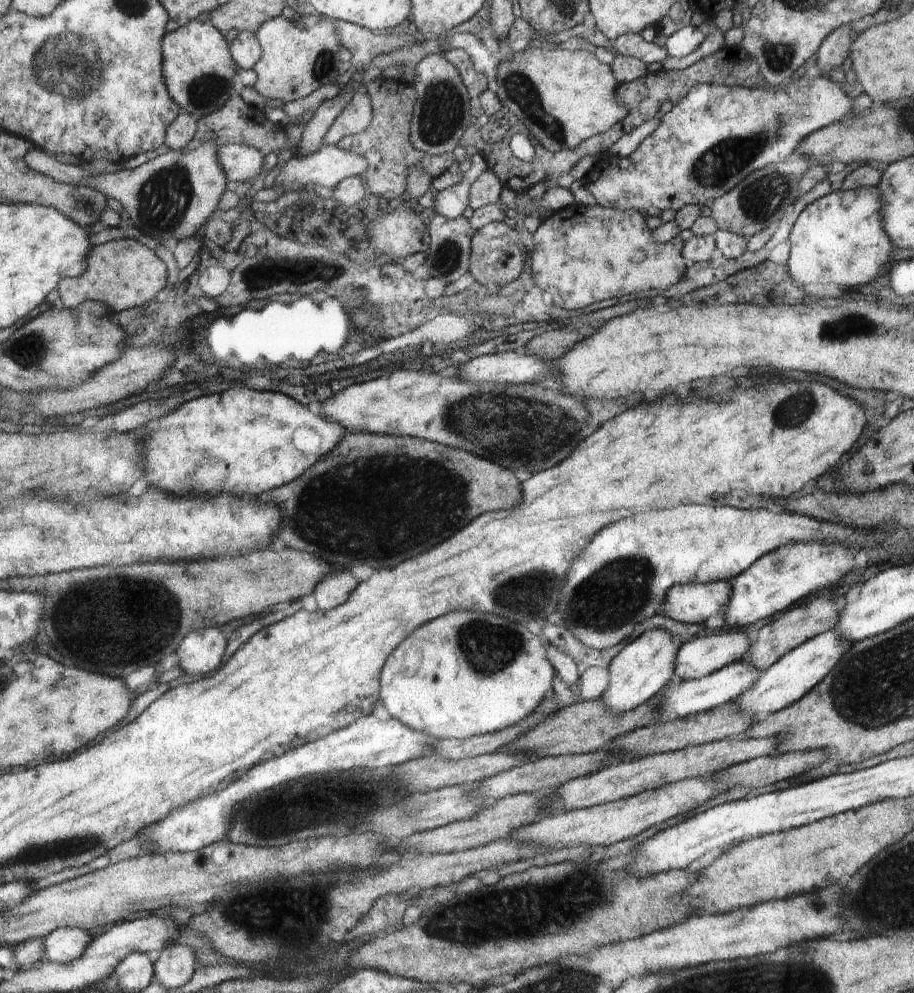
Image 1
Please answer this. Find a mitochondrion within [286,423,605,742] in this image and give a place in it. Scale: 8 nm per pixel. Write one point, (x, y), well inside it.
(506, 642)

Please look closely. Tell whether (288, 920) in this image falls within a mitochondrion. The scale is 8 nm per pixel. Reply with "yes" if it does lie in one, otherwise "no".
yes

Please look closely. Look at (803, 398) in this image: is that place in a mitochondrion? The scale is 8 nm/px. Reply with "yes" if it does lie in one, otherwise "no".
yes

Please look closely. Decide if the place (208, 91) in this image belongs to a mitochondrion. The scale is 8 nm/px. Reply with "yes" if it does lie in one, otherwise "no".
yes

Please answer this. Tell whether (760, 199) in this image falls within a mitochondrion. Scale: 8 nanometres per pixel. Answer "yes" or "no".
yes

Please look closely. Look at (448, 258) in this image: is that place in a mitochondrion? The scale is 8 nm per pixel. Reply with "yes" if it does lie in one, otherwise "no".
yes

